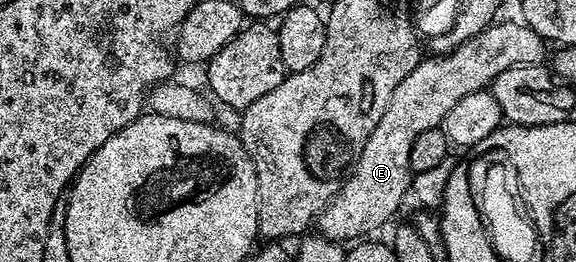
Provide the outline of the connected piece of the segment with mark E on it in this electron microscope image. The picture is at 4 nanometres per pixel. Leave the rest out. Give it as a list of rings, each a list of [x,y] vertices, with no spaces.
[[[497,21],[486,27],[484,31],[480,31],[475,37],[463,41],[456,50],[442,54],[440,57],[433,57],[437,59],[426,58],[418,63],[417,68],[407,73],[407,77],[403,77],[403,81],[399,81],[399,85],[391,93],[387,107],[383,109],[383,117],[379,117],[375,129],[362,145],[355,160],[355,166],[344,176],[340,190],[336,192],[334,198],[318,214],[315,221],[316,227],[317,225],[319,227],[318,232],[331,241],[341,243],[344,242],[343,239],[353,241],[368,236],[365,234],[385,224],[400,209],[401,198],[410,194],[409,158],[415,139],[432,127],[440,128],[451,113],[451,109],[458,105],[461,98],[476,91],[486,90],[493,79],[499,77],[499,73],[512,67],[540,64],[544,60],[541,58],[545,55],[545,46],[547,46],[546,40],[535,34],[524,22],[500,23]]]

